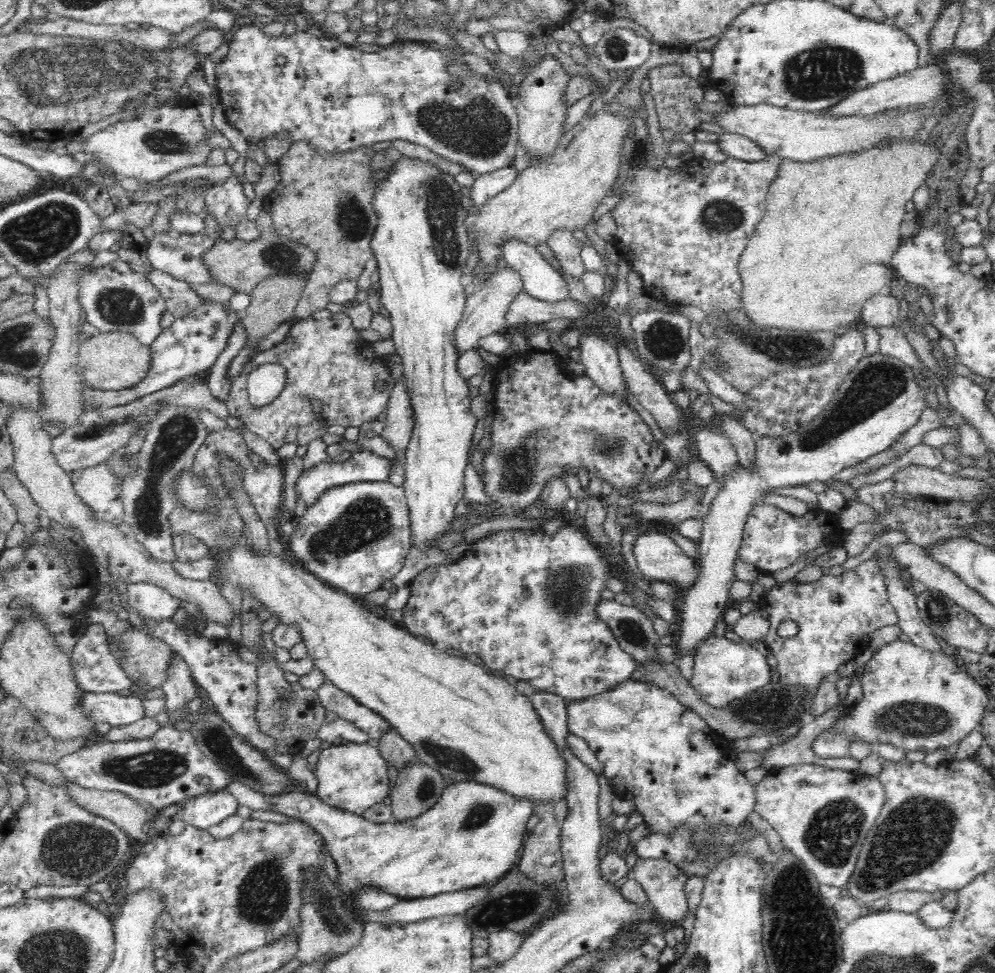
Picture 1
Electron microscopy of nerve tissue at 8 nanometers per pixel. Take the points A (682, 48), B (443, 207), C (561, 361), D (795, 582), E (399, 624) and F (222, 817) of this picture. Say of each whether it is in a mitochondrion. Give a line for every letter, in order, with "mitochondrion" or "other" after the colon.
A: other
B: mitochondrion
C: other
D: other
E: other
F: other

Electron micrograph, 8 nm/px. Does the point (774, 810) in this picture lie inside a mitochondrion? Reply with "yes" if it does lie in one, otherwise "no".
no

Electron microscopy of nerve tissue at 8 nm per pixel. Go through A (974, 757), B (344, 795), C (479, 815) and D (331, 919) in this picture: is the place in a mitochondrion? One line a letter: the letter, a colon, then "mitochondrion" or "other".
A: other
B: other
C: mitochondrion
D: mitochondrion

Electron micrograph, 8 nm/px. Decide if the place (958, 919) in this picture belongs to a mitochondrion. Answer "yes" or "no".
no

